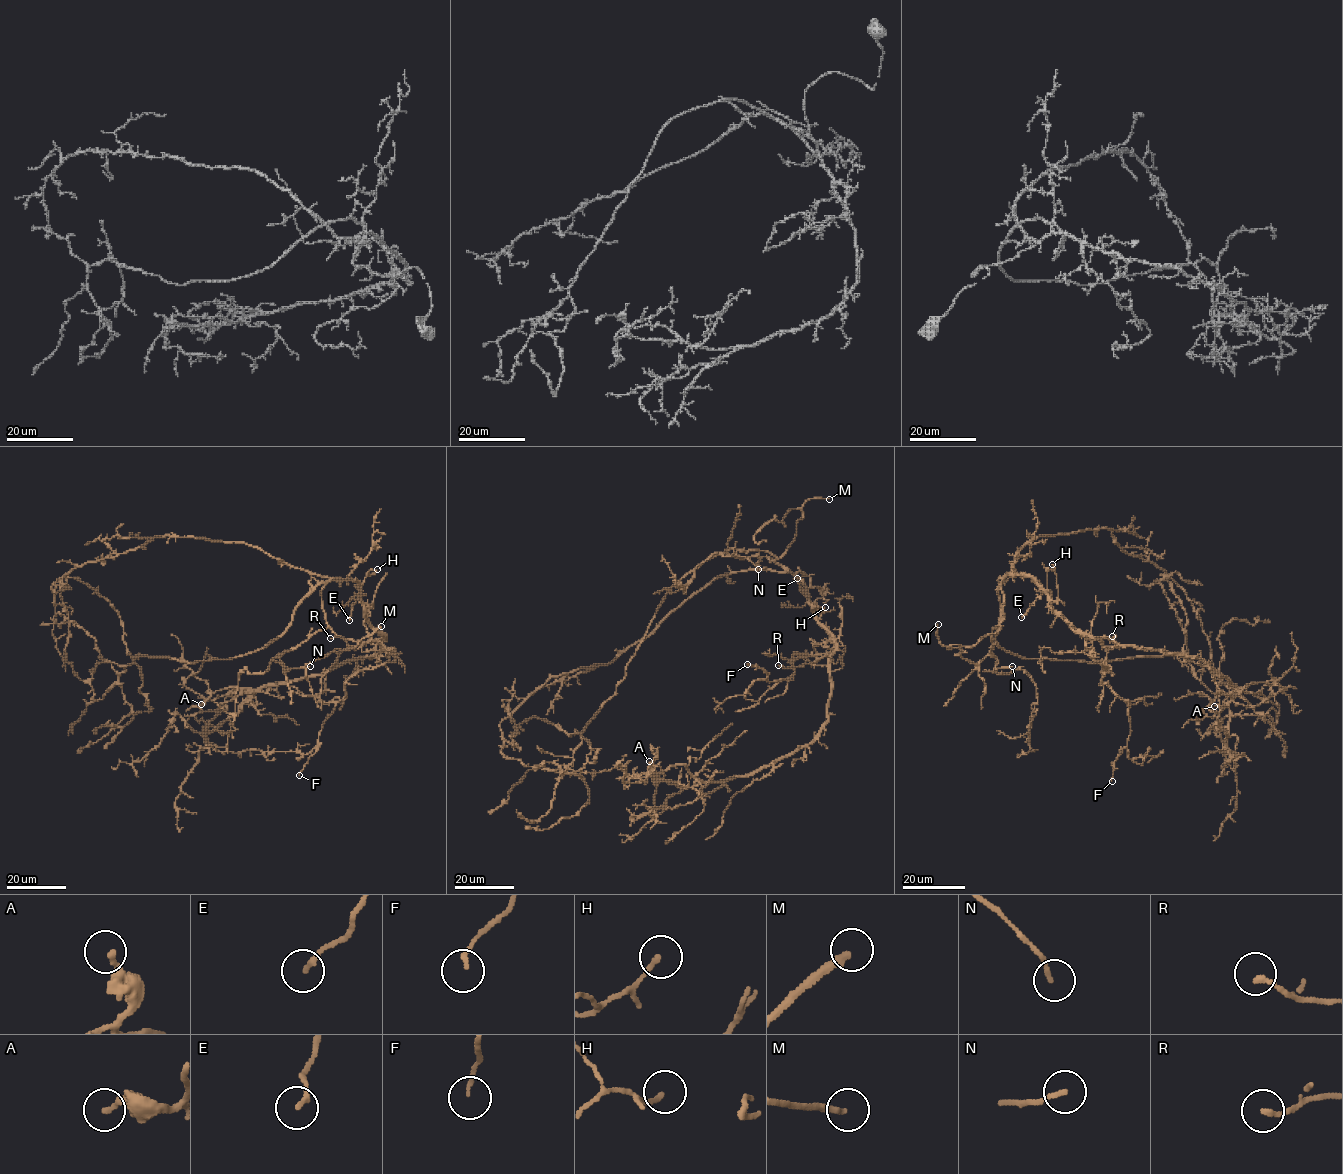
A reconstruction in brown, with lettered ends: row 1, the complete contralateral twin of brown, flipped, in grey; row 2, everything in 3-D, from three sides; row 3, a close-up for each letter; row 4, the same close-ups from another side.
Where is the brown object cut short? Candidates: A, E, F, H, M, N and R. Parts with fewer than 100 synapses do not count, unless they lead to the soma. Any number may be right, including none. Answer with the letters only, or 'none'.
M

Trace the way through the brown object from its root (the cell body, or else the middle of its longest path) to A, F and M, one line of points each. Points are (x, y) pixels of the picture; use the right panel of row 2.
A: (1019, 576), (1031, 577), (1050, 606), (1083, 633), (1111, 638), (1121, 646), (1193, 656), (1241, 689), (1214, 706)
F: (1019, 576), (1031, 577), (1085, 636), (1091, 657), (1109, 669), (1101, 682), (1127, 704), (1130, 734), (1112, 781)
M: (1019, 576), (1007, 574), (1002, 580), (1003, 620), (995, 633), (971, 646), (945, 646), (937, 636), (938, 624)

